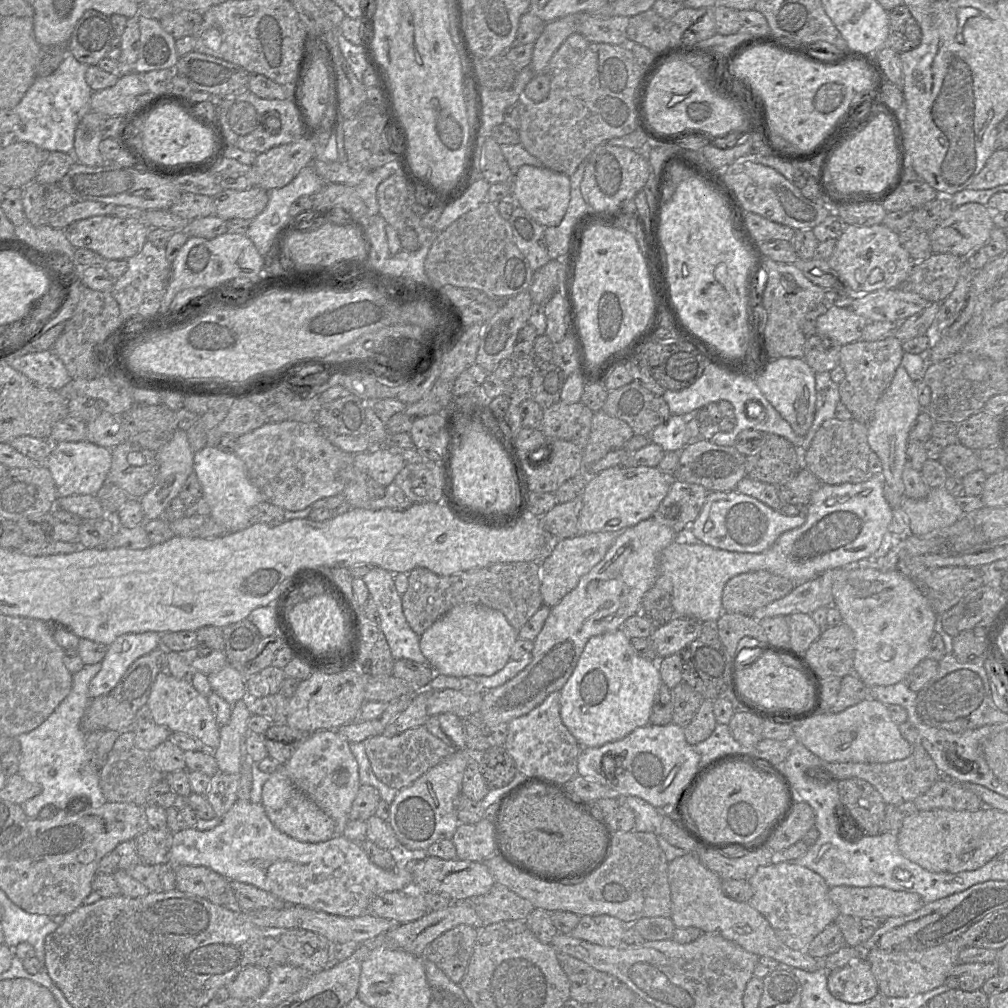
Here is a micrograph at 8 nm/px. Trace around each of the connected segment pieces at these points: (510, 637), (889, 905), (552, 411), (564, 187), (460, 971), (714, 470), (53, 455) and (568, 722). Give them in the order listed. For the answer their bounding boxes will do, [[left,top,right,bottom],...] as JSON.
[[419,604,517,678],[828,886,924,920],[540,401,594,448],[513,165,570,226],[424,925,479,984],[673,439,746,492],[45,440,111,497],[560,629,662,748]]

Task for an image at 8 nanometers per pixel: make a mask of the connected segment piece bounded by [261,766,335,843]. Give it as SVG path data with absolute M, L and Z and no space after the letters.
M279 766L271 773L264 783L261 804L273 825L295 840L318 843L330 840L335 836L333 820L294 786L283 766Z

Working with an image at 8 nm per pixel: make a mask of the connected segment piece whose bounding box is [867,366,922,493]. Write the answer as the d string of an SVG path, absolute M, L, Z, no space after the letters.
M899 366L885 392L878 400L873 416L867 424L869 447L881 461L882 479L887 486L904 493L902 472L906 467L906 448L909 431L922 411L915 393L915 381Z

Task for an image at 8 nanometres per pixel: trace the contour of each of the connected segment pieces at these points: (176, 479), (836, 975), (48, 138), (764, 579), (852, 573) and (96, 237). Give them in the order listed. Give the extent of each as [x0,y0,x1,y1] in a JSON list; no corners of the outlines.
[[139,429,194,520],[827,954,880,1004],[7,53,93,154],[723,570,794,616],[823,564,936,686],[64,215,149,260]]

